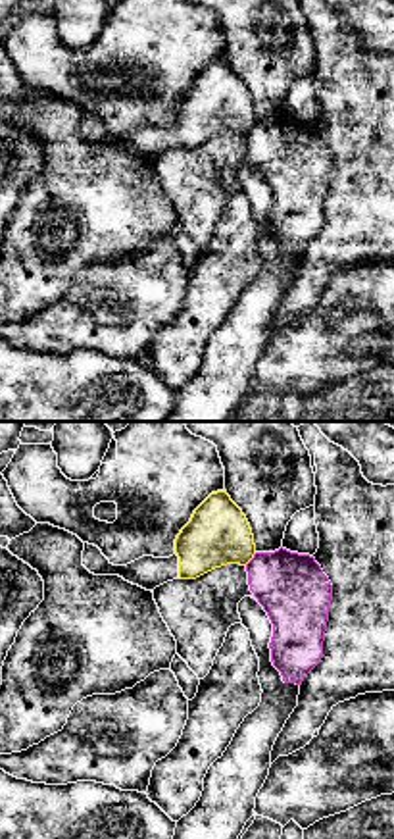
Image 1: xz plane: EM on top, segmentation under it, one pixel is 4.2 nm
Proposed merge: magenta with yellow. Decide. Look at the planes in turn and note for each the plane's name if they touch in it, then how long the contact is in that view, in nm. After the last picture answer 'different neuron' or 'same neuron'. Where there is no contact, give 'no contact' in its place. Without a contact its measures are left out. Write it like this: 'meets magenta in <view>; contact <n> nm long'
meets magenta in xz; contact 80 nm long

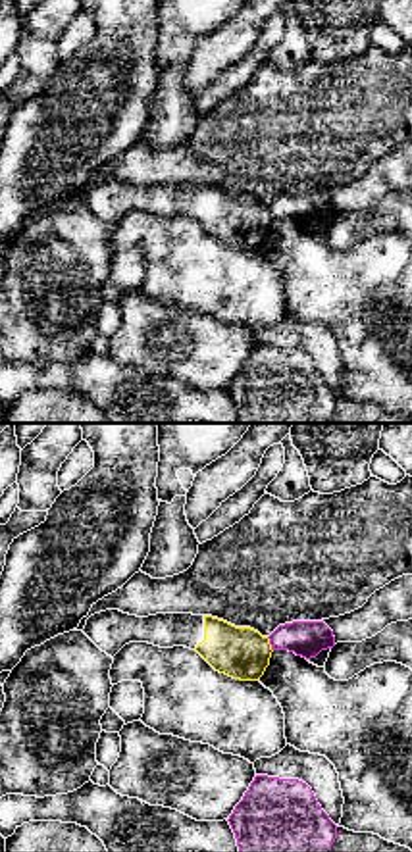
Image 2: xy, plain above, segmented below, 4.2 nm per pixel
meets magenta in xy; contact 70 nm long

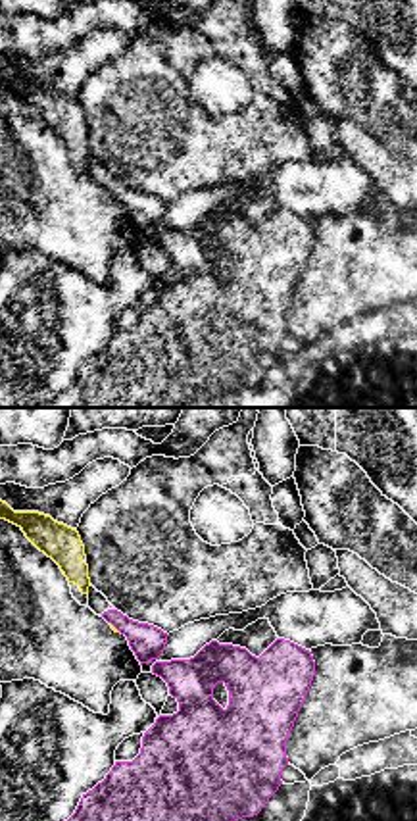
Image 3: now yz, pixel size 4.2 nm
meets magenta in yz; contact 60 nm long

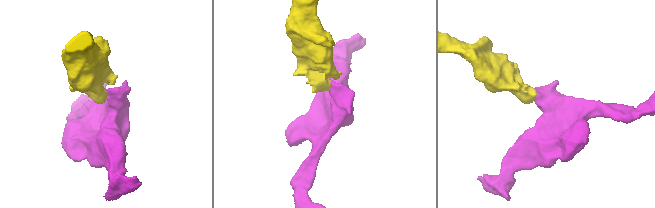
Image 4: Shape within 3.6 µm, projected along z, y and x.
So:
different neuron

